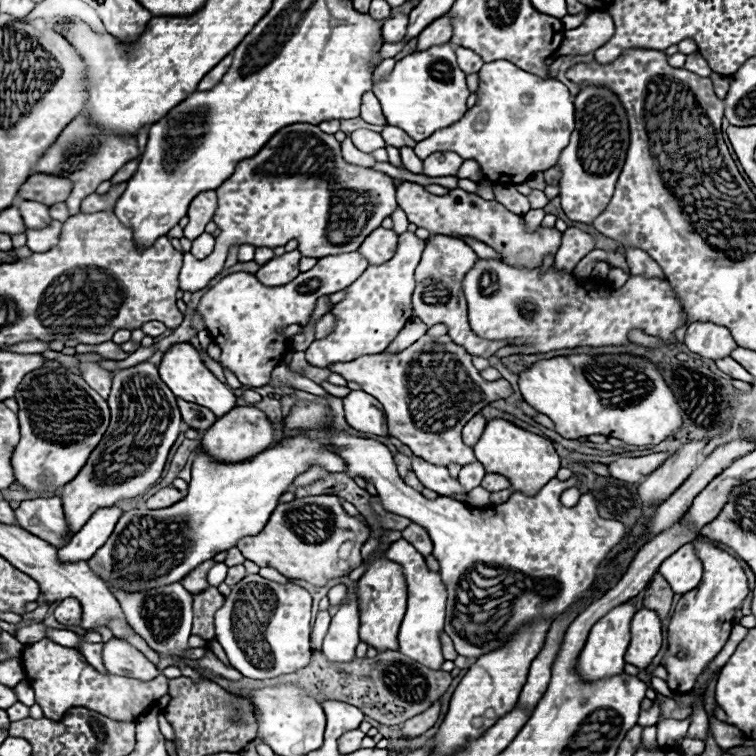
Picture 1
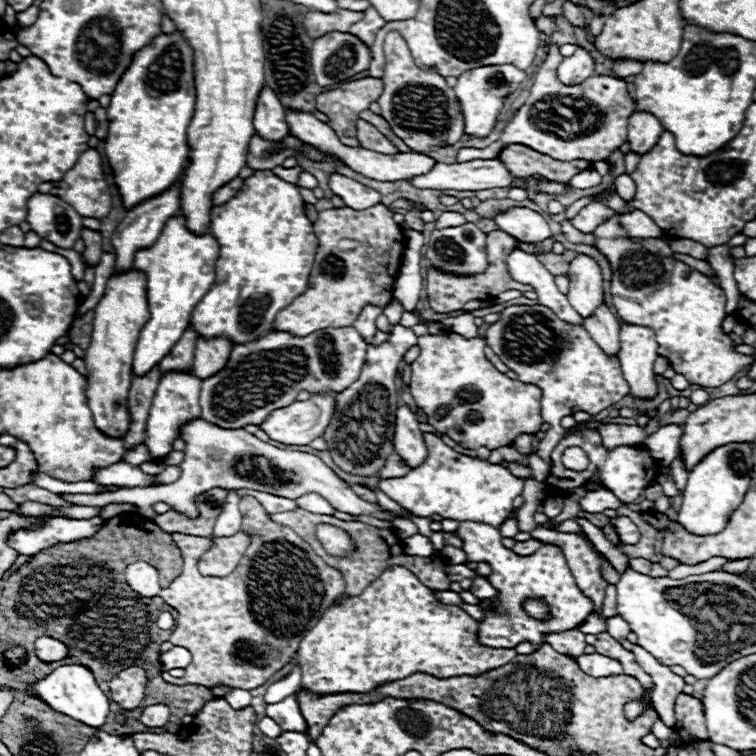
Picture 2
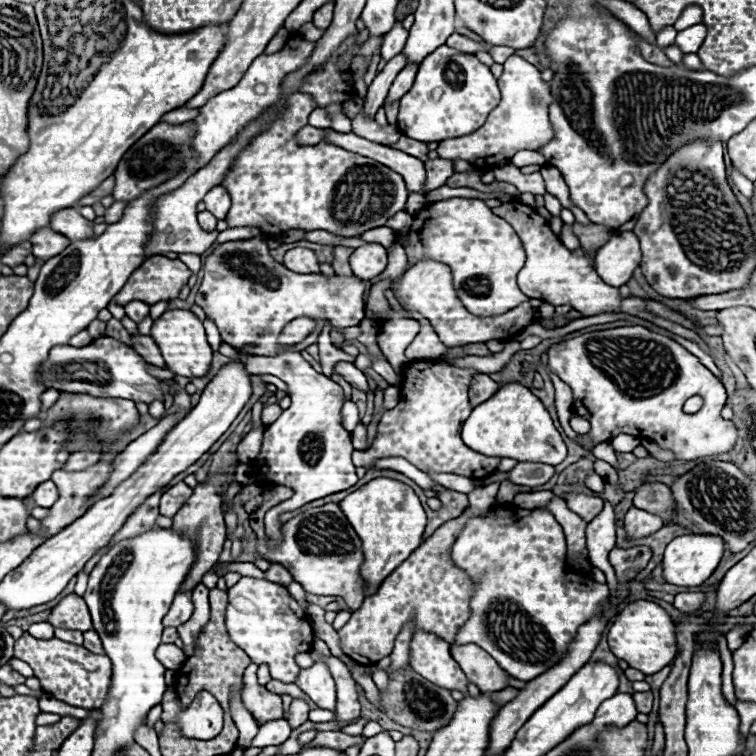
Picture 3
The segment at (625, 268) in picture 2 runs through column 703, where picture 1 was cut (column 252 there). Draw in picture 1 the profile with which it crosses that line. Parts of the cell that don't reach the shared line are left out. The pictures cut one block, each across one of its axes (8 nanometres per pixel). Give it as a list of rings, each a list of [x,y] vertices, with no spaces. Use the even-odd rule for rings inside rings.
[[[346,252],[320,258],[312,270],[298,274],[284,286],[264,286],[254,274],[232,272],[200,298],[196,312],[222,348],[222,366],[230,368],[244,386],[258,388],[270,382],[272,370],[282,362],[278,358],[290,350],[290,344],[282,344],[278,330],[292,324],[310,324],[316,300],[348,288],[366,268],[368,262],[358,252]]]

